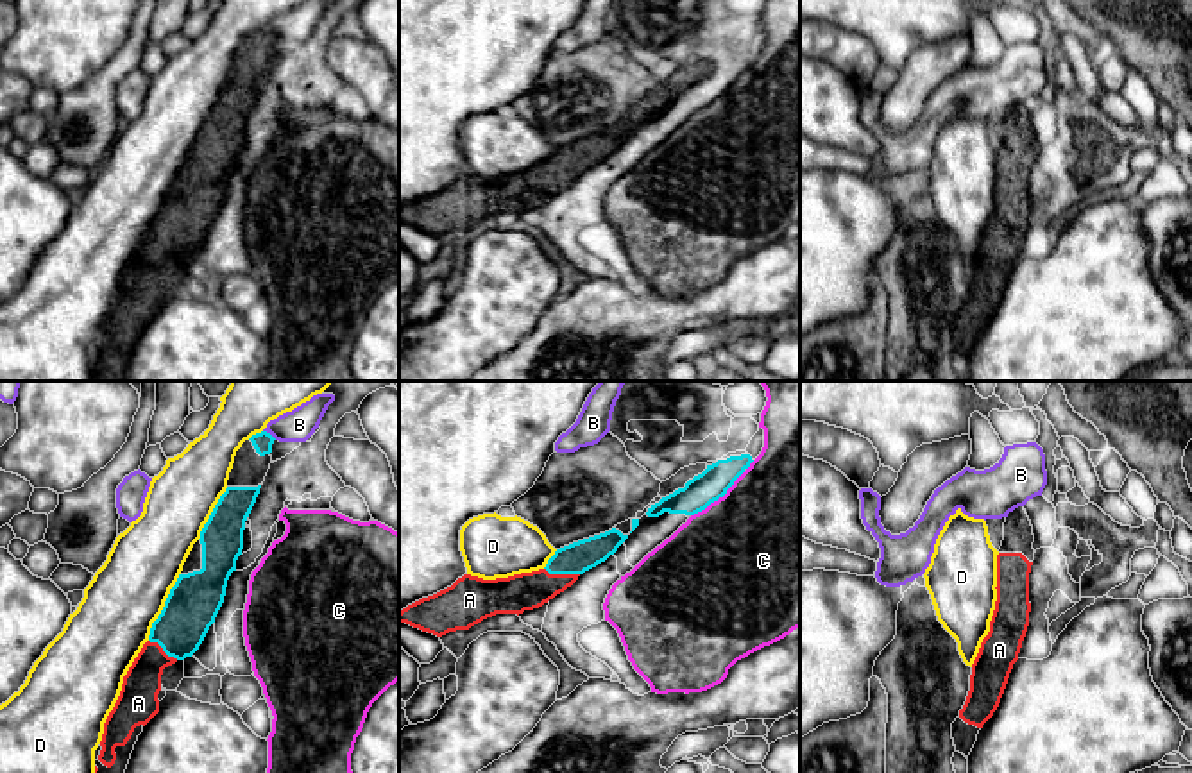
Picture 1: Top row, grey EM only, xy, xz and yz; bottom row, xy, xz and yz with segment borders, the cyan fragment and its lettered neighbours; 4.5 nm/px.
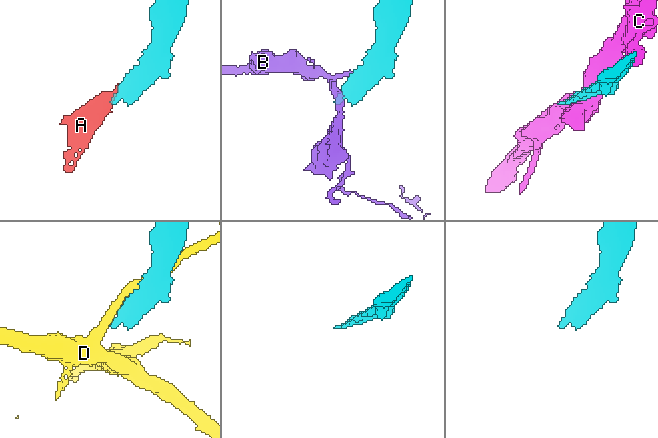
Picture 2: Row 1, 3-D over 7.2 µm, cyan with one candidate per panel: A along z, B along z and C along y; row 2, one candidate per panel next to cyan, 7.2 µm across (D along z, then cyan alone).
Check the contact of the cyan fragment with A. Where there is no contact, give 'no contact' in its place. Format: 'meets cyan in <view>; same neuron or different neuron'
meets cyan in xz; same neuron

